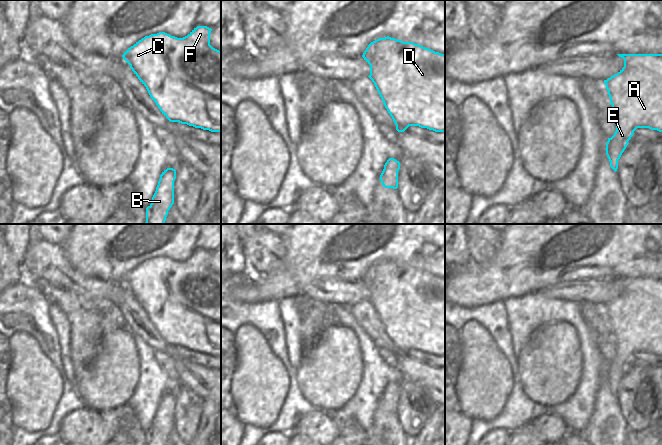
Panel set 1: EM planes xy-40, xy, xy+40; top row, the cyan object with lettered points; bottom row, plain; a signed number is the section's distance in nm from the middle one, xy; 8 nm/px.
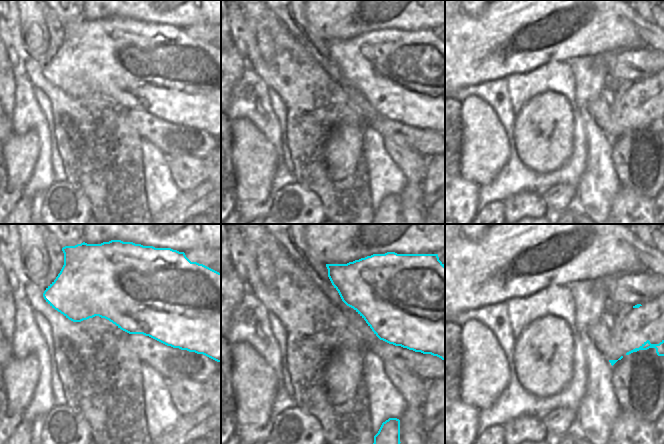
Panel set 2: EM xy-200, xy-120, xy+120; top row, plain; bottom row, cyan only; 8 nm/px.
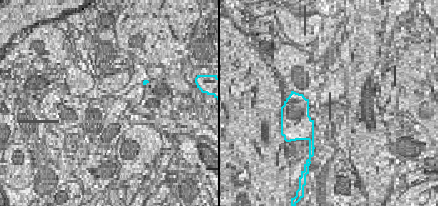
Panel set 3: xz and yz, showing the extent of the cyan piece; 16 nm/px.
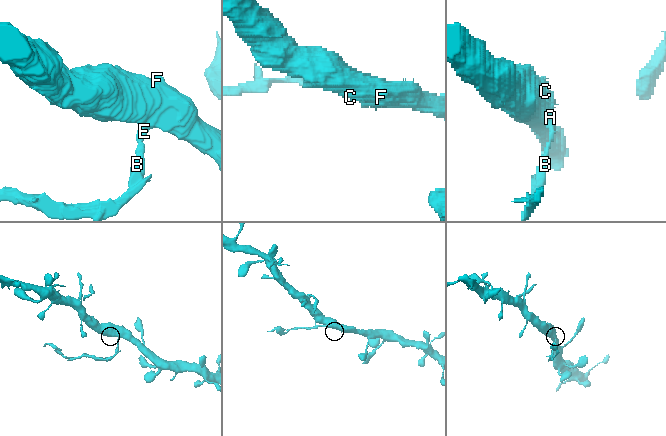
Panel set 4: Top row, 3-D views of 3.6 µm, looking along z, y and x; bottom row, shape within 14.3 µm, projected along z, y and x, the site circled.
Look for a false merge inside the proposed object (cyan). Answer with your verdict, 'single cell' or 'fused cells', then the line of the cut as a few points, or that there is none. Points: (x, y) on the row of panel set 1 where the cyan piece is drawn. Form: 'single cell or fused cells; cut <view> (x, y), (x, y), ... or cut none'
fused cells; cut xy+40 (617, 160), (610, 162)

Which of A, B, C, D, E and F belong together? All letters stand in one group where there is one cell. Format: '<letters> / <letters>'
A C D E F / B

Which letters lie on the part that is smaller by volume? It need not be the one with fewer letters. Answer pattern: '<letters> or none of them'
B

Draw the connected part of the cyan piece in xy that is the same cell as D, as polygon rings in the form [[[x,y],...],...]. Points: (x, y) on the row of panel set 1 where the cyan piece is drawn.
[[[387,36],[371,42],[362,57],[370,65],[368,77],[374,83],[398,132],[404,132],[409,126],[445,132],[445,54]]]

